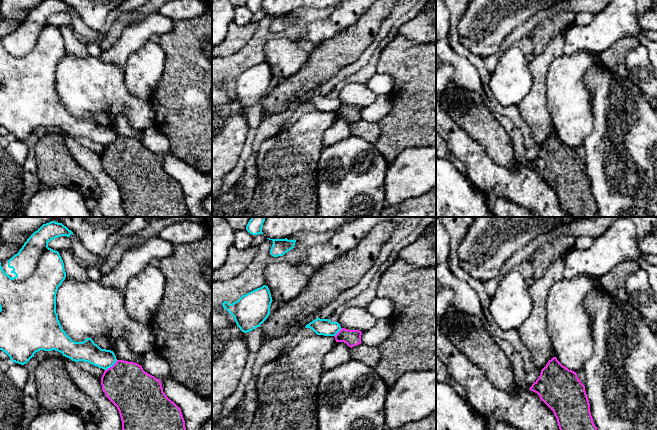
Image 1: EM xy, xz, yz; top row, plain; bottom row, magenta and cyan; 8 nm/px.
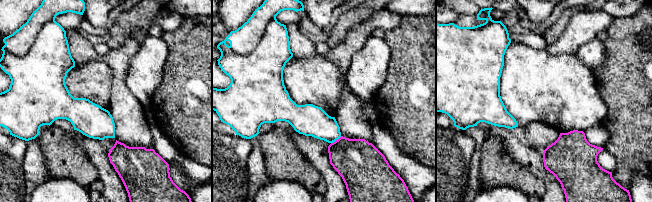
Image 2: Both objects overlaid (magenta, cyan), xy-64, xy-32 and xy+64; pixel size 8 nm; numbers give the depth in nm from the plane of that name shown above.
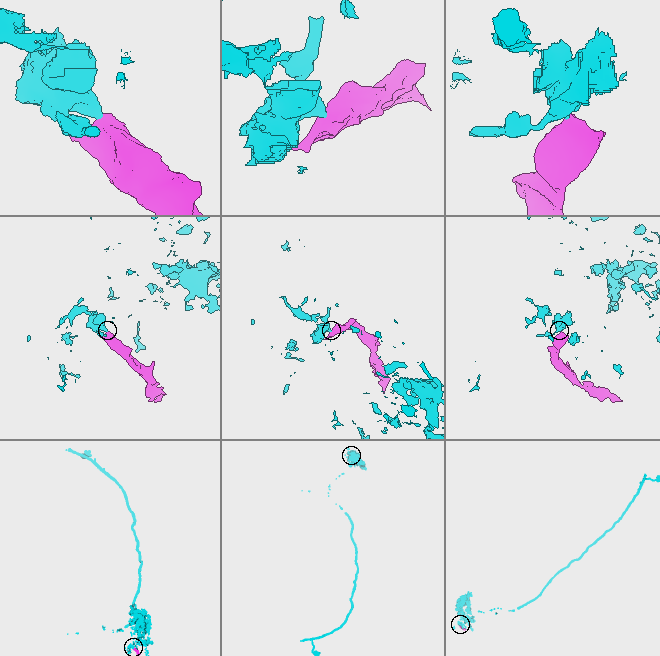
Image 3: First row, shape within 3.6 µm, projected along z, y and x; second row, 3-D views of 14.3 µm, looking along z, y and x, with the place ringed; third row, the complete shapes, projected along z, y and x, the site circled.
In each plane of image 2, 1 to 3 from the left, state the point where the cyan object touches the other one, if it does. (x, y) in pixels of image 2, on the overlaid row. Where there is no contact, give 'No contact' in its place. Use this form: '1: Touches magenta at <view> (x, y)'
1: No contact
2: Touches magenta at xy-32 (336, 140)
3: No contact

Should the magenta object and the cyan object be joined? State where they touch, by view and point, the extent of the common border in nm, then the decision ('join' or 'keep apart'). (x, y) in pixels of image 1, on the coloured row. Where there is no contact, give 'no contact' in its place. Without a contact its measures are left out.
xy (112, 366) | 130 nm | keep apart

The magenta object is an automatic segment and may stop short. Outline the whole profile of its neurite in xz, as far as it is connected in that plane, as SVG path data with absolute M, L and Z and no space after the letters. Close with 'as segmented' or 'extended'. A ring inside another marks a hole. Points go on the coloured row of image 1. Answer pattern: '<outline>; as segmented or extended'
M341 328L341 330L334 337L336 342L344 342L352 348L362 343L361 335L362 332L359 330Z; as segmented

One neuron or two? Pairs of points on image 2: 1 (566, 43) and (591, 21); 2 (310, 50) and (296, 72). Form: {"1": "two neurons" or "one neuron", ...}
{"1": "one neuron", "2": "two neurons"}

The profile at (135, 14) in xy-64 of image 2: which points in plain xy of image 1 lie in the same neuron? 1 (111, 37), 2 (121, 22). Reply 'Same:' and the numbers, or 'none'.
Same: 1, 2

